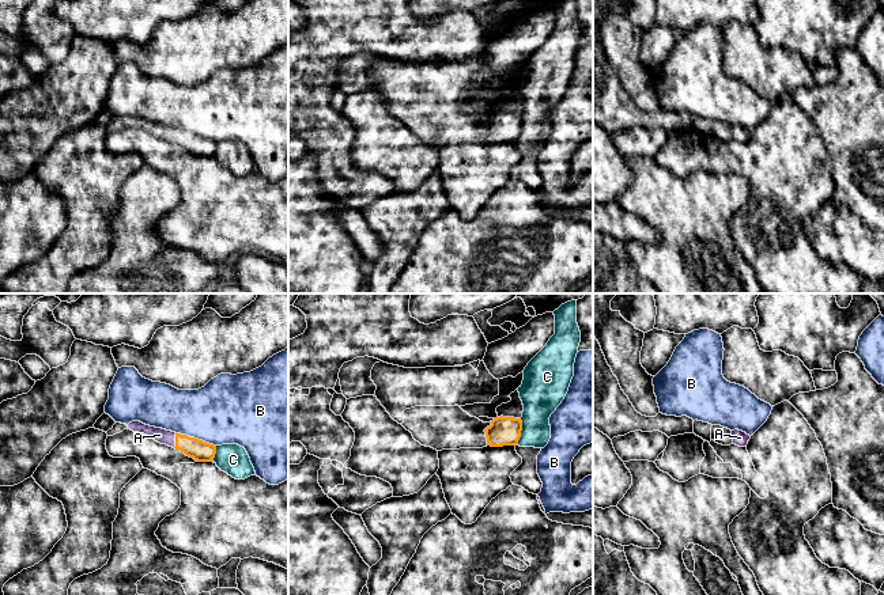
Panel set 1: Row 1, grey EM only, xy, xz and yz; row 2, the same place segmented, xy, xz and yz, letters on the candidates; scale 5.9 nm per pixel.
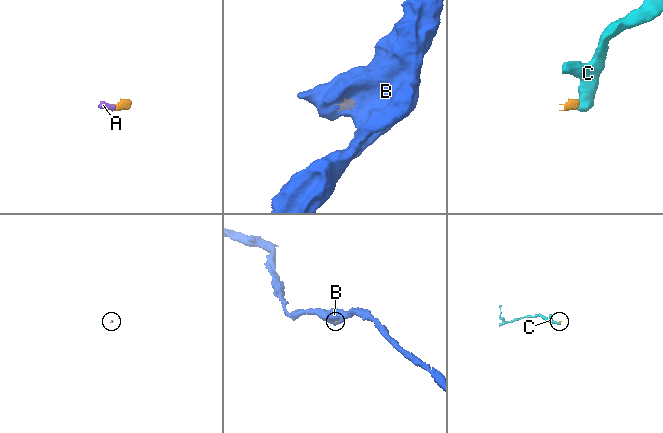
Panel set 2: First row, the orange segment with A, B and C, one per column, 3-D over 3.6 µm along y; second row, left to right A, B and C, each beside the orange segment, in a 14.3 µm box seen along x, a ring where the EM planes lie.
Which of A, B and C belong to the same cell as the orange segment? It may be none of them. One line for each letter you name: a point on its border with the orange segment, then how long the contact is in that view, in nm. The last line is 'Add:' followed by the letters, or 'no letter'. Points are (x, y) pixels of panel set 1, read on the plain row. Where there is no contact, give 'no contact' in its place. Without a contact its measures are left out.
A: xy (176, 136) | 90 nm
Add: A

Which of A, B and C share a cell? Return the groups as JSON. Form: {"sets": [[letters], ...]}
{"sets": [["A"], ["B"], ["C"]]}

